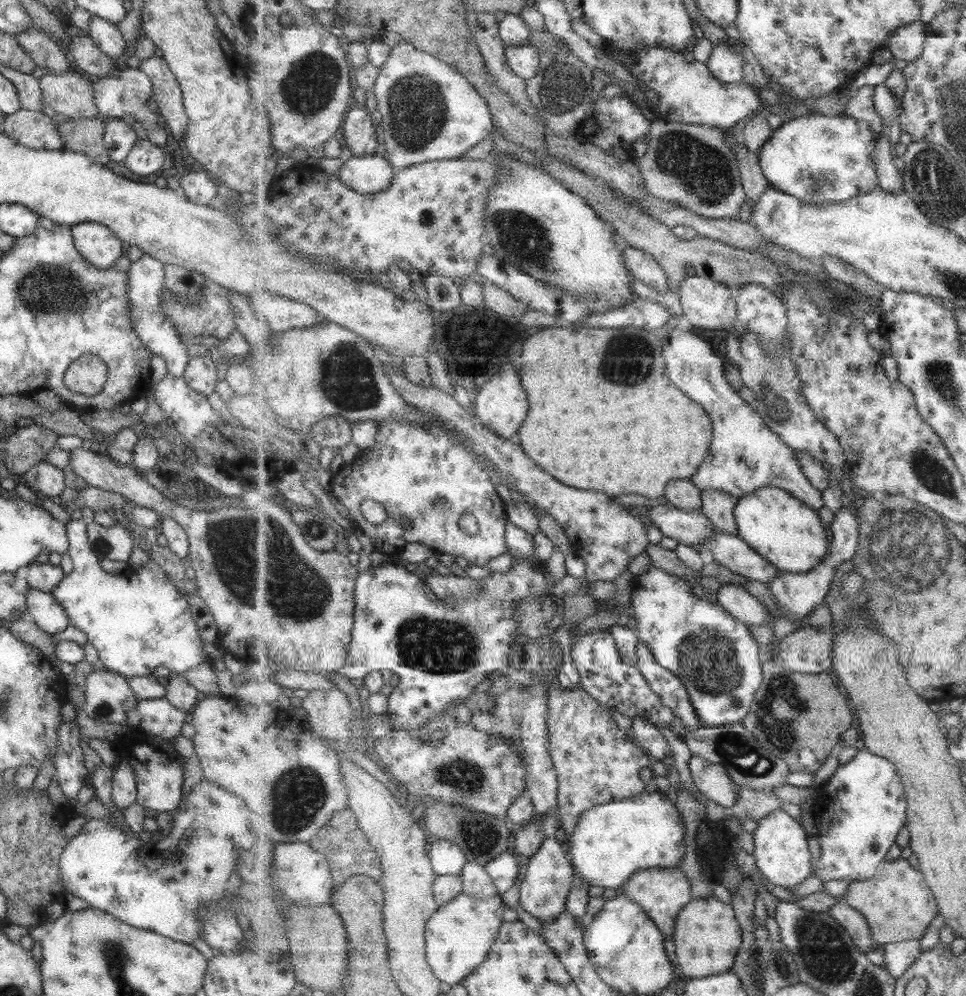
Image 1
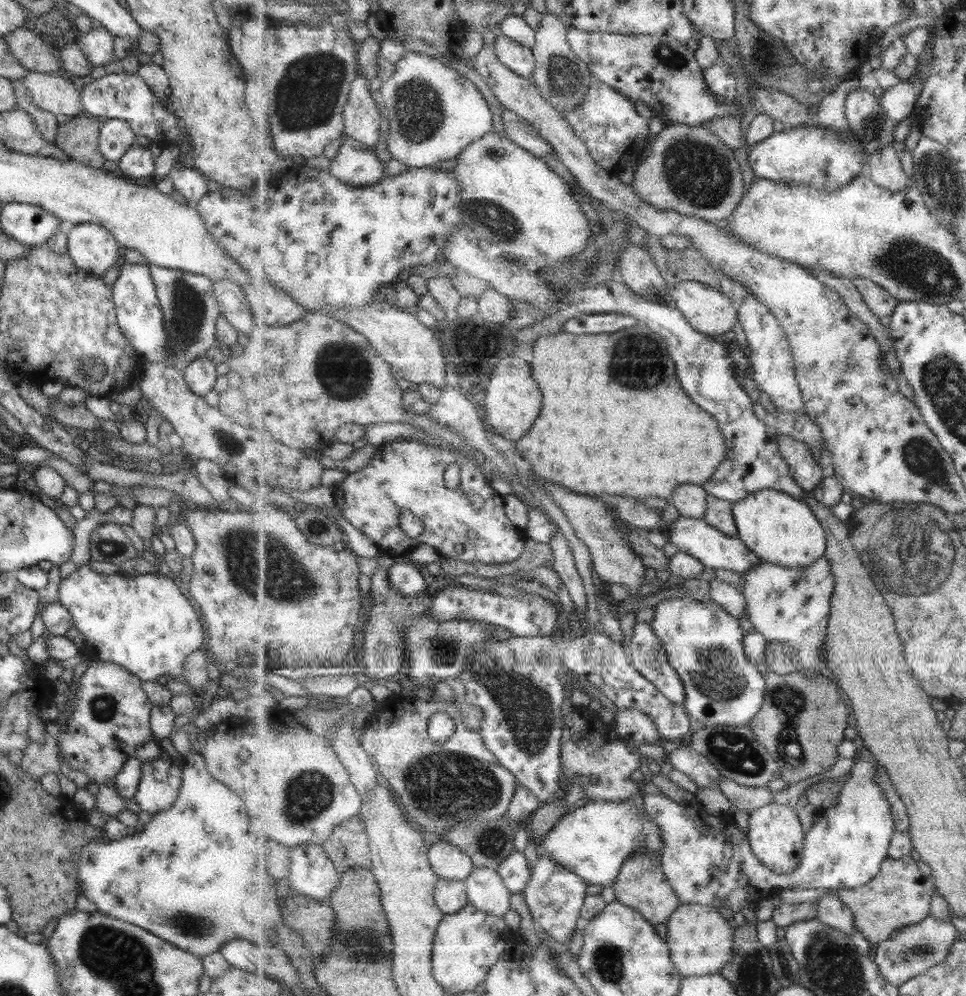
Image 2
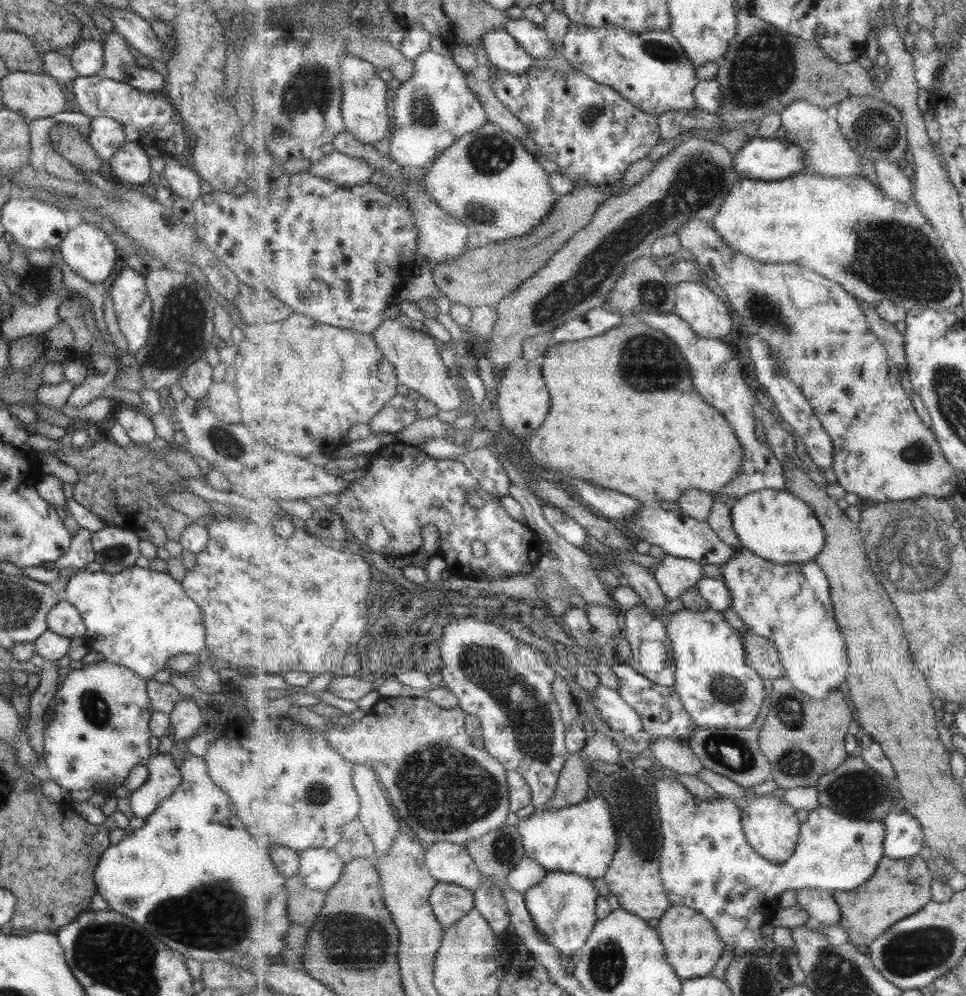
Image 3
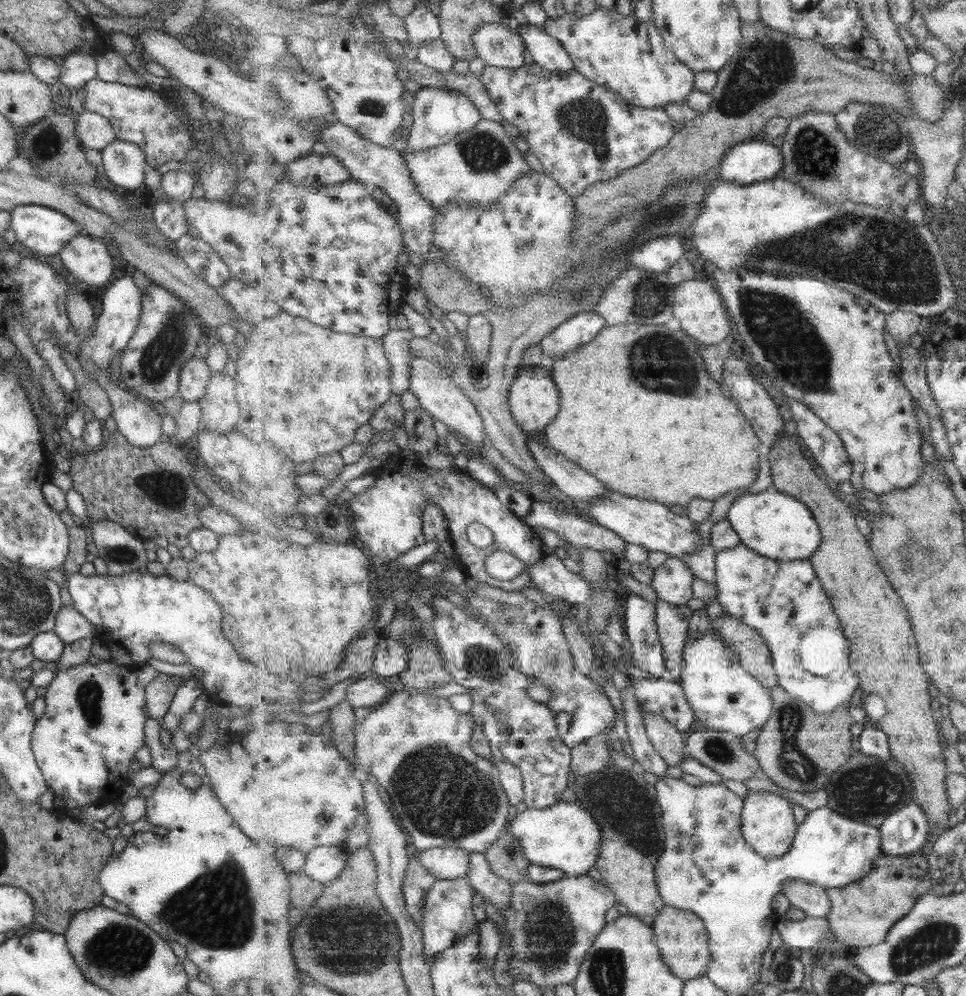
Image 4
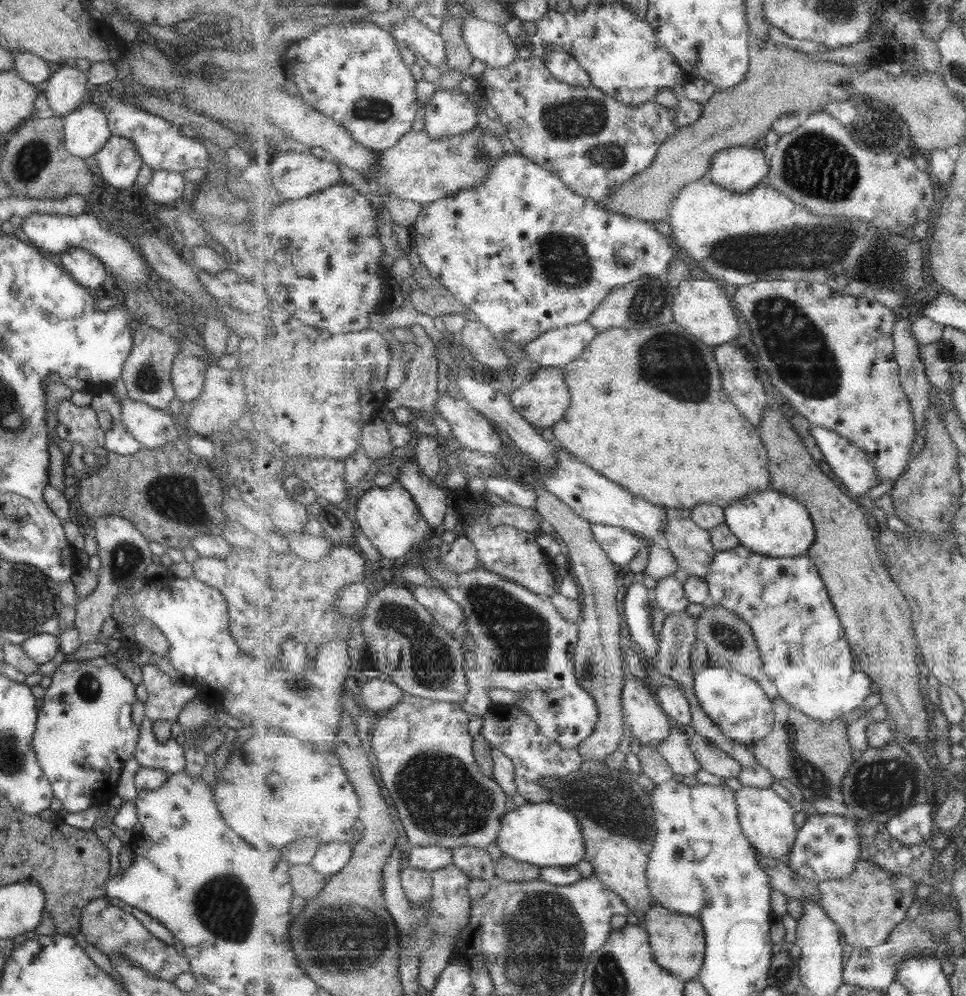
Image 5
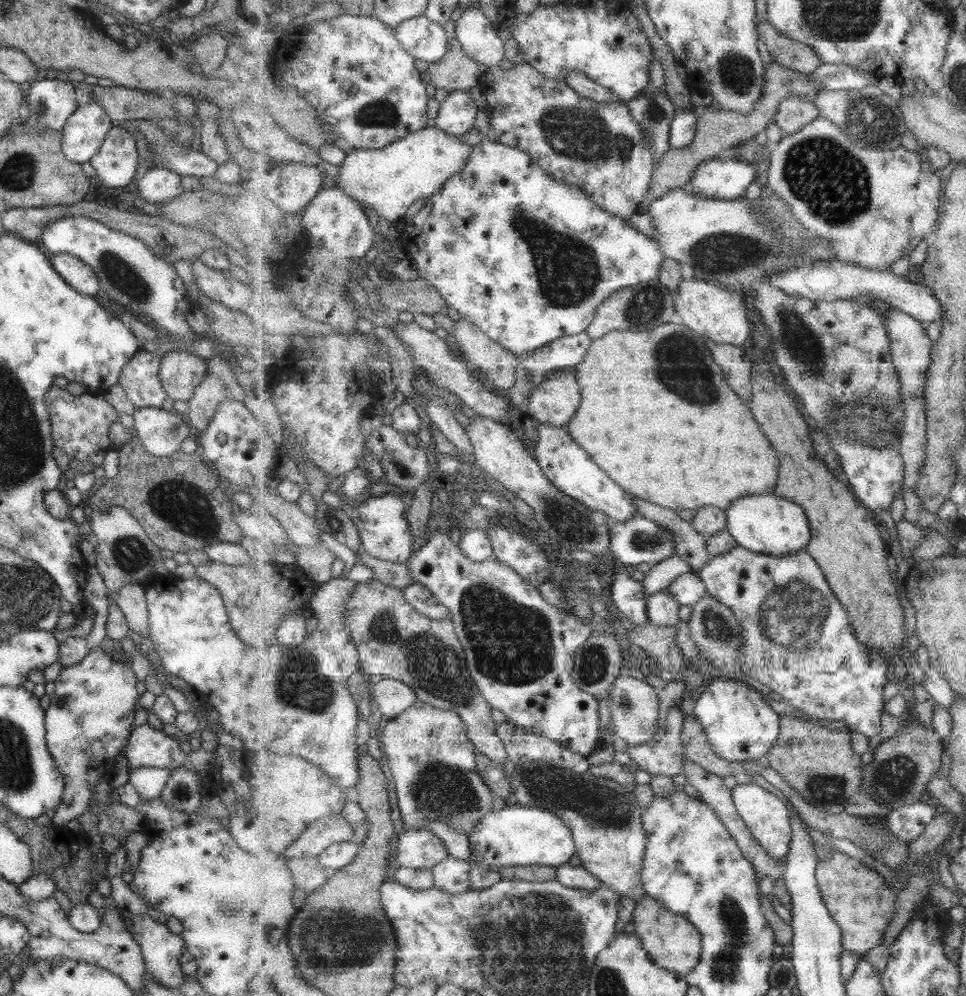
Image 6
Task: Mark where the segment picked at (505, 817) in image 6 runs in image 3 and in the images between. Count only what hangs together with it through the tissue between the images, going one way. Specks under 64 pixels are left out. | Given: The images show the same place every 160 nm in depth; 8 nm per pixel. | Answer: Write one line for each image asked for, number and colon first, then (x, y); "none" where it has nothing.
3: (582, 839)
4: (566, 837)
5: (545, 835)

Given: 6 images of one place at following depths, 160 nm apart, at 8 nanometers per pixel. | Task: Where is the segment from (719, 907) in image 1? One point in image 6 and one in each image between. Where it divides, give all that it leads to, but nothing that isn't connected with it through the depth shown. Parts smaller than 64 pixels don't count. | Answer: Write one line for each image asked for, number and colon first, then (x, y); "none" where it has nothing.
2: (701, 942)
3: (693, 946)
4: (682, 937)
5: (679, 941)
6: (671, 940)

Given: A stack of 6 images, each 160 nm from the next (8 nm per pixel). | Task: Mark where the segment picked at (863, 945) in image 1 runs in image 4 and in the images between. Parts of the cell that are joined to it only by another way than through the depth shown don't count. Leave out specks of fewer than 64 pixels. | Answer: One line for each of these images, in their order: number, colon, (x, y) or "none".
2: (832, 910)
3: (821, 904)
4: (812, 898)

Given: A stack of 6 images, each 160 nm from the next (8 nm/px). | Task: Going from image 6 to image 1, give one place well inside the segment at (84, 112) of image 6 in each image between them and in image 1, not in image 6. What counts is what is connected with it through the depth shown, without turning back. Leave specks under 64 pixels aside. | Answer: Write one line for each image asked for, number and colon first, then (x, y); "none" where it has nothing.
1: (118, 139)
2: (115, 137)
3: (105, 136)
4: (93, 131)
5: (85, 131)

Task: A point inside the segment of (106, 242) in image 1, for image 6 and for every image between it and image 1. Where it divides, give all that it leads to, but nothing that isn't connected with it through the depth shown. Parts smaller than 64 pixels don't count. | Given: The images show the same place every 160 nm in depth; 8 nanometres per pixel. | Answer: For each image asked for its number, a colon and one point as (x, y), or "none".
2: (90, 247)
3: (86, 249)
4: (86, 259)
5: (85, 269)
6: (73, 271)

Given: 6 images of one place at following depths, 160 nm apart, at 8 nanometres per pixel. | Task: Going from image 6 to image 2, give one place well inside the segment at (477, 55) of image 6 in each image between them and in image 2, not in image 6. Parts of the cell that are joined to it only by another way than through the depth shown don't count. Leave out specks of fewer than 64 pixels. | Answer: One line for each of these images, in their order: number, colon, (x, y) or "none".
2: (520, 58)
3: (503, 50)
4: (496, 45)
5: (488, 42)

